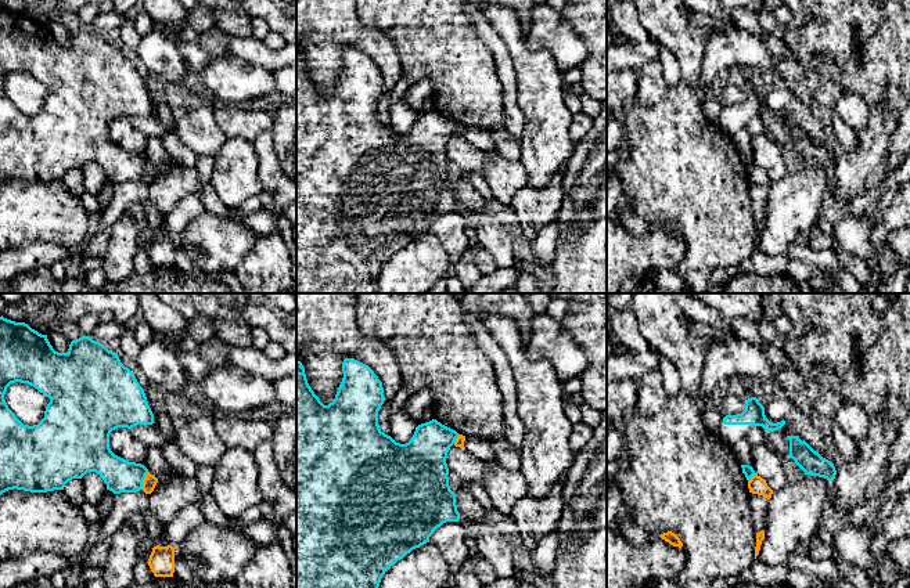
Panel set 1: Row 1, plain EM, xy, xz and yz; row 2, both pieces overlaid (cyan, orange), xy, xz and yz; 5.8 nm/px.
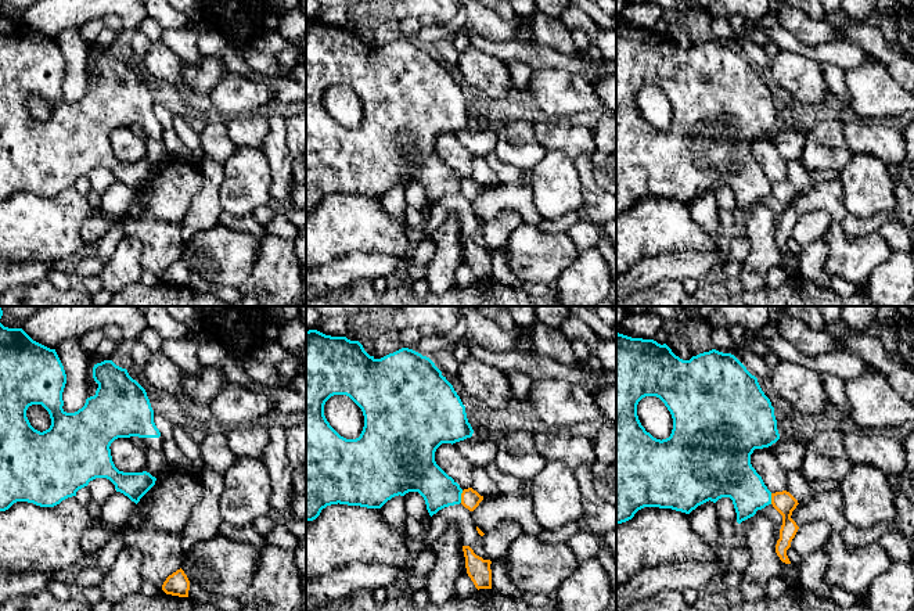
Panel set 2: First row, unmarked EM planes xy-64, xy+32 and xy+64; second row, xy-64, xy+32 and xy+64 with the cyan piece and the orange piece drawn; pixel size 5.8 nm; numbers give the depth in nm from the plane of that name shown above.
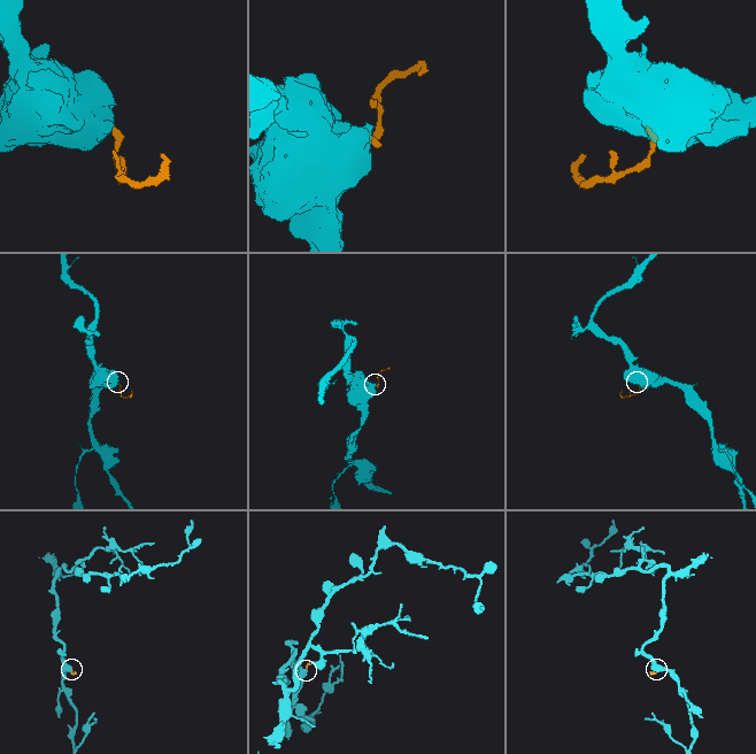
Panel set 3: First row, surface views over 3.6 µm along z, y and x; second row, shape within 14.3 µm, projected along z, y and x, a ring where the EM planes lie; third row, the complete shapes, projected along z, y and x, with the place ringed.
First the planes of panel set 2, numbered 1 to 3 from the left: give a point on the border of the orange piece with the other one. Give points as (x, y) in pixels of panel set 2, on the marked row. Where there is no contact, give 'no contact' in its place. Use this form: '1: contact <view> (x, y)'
1: no contact
2: contact xy+32 (460, 496)
3: contact xy+64 (770, 499)

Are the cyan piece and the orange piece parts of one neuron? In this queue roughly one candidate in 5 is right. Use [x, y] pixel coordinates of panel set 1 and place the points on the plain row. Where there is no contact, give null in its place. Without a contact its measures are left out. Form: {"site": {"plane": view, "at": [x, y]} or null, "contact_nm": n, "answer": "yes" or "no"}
{"site": {"plane": "xy", "at": [143, 170]}, "contact_nm": 120, "answer": "no"}

